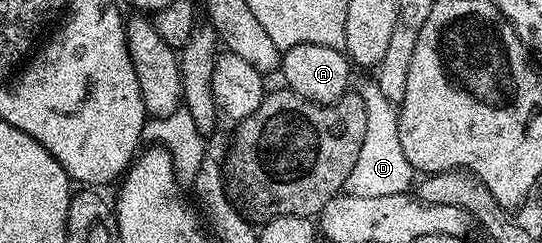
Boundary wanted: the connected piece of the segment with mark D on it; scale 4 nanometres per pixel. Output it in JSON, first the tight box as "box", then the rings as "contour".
{"box":[343,80,416,198],"contour":[[[374,80],[362,83],[360,87],[357,87],[356,92],[364,100],[364,106],[367,109],[367,131],[355,167],[350,171],[348,180],[343,186],[345,193],[364,198],[407,193],[413,185],[416,172],[408,164],[407,156],[401,147],[395,103],[384,96],[384,92],[380,90],[377,81]]]}

